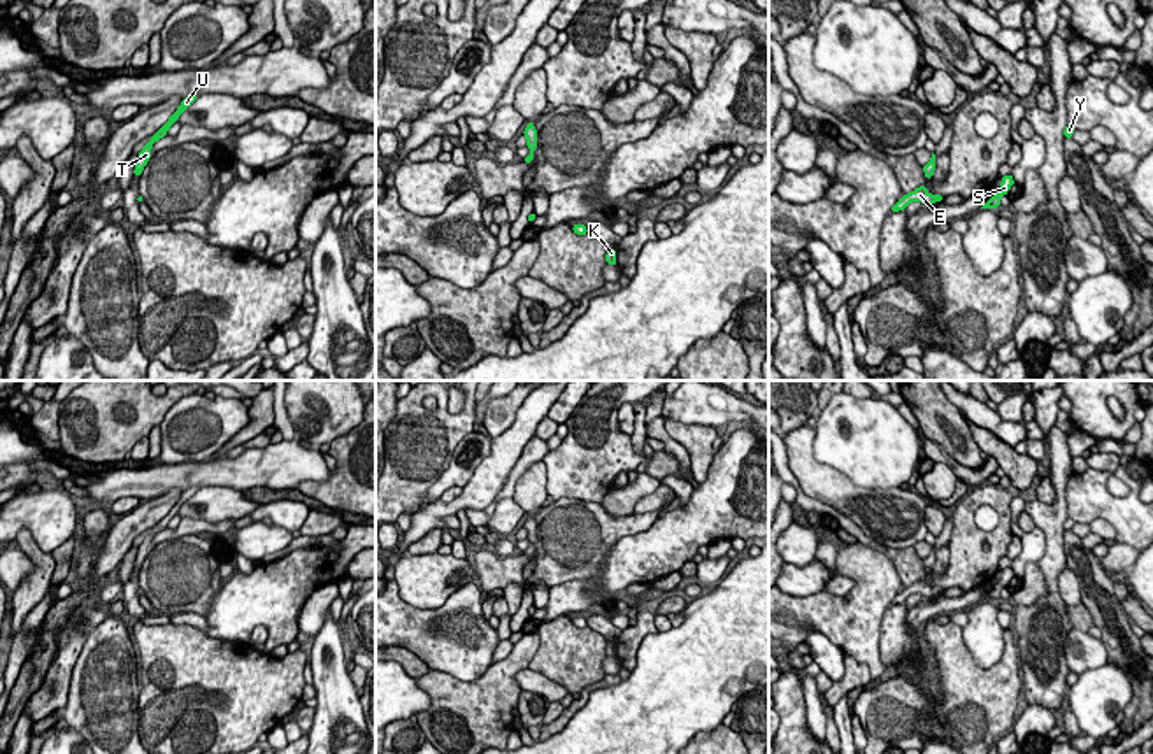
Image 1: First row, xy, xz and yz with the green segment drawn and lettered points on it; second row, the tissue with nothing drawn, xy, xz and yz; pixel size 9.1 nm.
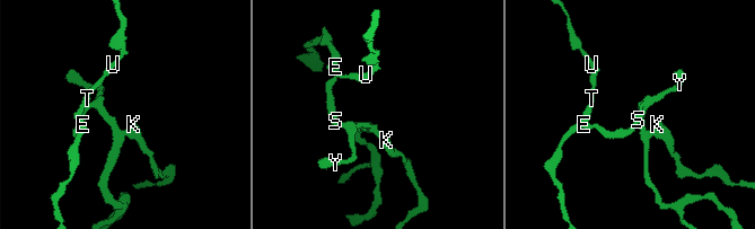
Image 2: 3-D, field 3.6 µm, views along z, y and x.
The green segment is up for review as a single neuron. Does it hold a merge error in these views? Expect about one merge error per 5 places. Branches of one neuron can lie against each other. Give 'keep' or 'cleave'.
keep

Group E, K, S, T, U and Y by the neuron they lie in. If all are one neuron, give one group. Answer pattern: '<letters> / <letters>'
E K S T U Y

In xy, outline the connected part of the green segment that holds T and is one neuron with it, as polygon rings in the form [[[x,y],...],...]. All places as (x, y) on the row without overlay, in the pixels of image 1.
[[[197,486],[186,489],[181,498],[177,500],[177,503],[170,509],[170,512],[151,530],[151,533],[144,538],[144,542],[139,545],[139,551],[137,551],[137,558],[135,558],[135,563],[133,563],[133,568],[140,568],[146,556],[149,554],[151,551],[151,540],[156,533],[167,530],[167,524],[168,521],[179,514],[179,509],[183,503],[186,503],[195,493],[197,493]]]

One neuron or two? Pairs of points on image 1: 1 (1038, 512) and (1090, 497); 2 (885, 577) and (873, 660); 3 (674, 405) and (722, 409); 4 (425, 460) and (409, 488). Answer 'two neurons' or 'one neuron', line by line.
1: two neurons
2: one neuron
3: one neuron
4: one neuron

